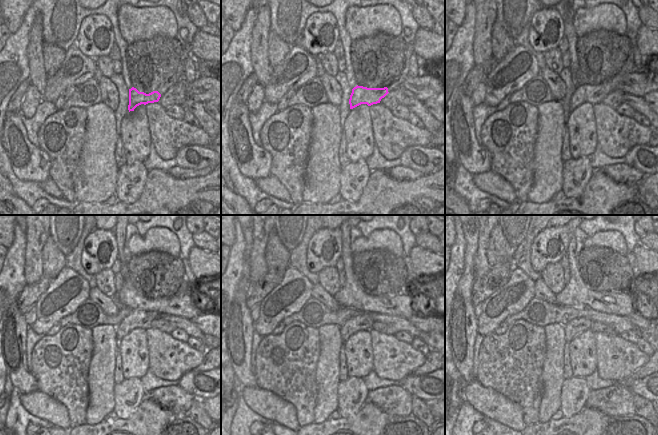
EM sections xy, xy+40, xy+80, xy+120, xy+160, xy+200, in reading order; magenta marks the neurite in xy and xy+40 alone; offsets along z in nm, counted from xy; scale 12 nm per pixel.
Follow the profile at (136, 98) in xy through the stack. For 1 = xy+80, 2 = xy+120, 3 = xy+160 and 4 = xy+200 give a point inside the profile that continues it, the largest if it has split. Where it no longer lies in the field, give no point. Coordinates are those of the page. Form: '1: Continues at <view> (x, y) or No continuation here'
1: Continues at xy+80 (585, 93)
2: Continues at xy+120 (137, 318)
3: Continues at xy+160 (364, 321)
4: Continues at xy+200 (574, 327)

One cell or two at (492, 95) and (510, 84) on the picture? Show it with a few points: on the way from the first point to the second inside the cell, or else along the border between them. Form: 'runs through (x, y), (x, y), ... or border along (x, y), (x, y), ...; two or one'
runs through (496, 91), (506, 84); one

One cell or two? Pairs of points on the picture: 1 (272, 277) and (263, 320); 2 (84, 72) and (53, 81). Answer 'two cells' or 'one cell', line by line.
1: two cells
2: one cell

